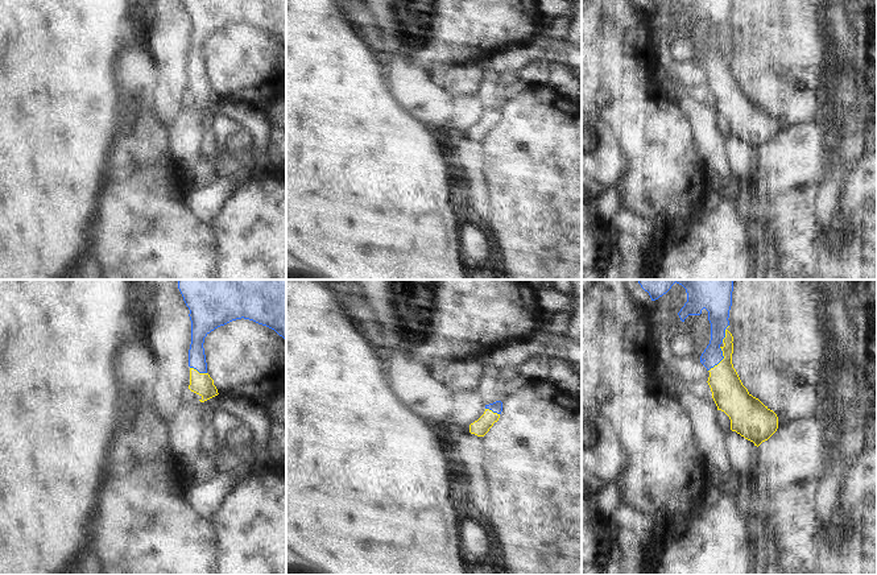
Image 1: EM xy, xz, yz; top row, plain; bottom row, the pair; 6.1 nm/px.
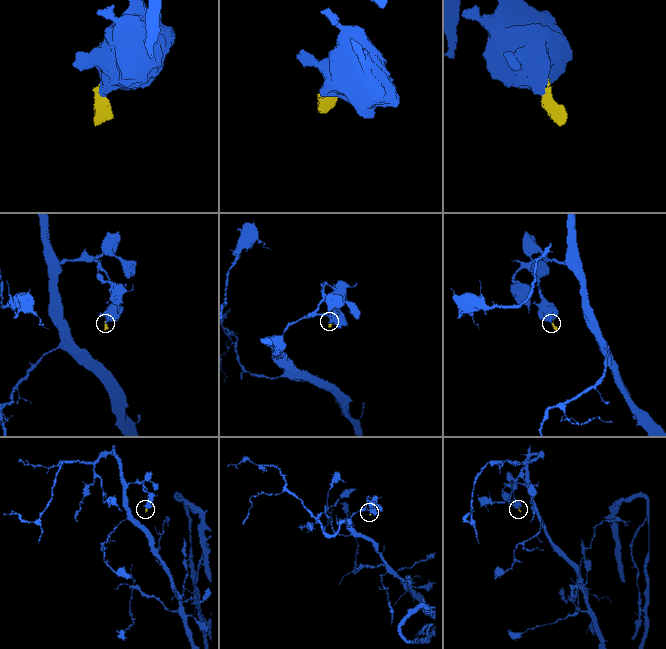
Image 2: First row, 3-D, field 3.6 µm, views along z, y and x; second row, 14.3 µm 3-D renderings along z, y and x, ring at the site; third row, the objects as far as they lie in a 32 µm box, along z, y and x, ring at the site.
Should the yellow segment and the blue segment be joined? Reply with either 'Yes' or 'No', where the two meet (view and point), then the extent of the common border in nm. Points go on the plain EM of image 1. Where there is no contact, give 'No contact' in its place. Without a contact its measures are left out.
Yes. Touches yellow at yz (722, 65). Shared border 170 nm

